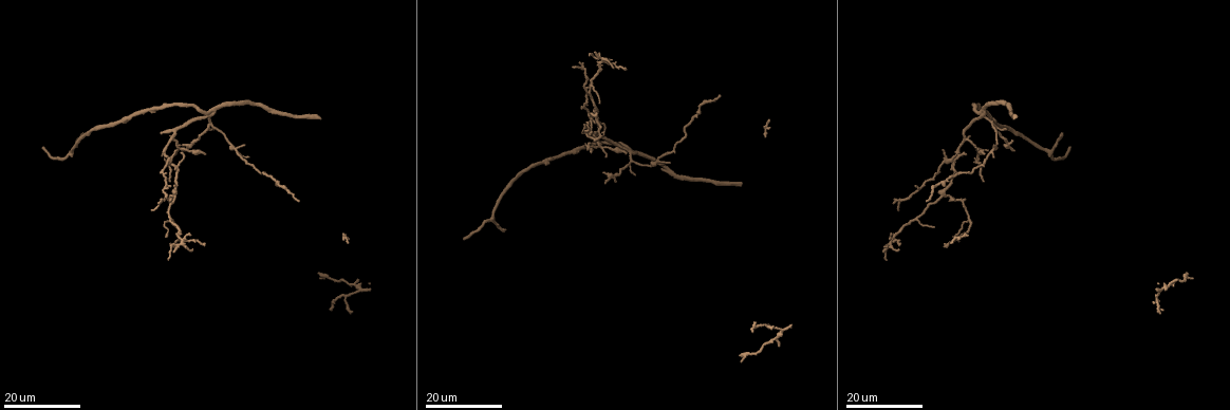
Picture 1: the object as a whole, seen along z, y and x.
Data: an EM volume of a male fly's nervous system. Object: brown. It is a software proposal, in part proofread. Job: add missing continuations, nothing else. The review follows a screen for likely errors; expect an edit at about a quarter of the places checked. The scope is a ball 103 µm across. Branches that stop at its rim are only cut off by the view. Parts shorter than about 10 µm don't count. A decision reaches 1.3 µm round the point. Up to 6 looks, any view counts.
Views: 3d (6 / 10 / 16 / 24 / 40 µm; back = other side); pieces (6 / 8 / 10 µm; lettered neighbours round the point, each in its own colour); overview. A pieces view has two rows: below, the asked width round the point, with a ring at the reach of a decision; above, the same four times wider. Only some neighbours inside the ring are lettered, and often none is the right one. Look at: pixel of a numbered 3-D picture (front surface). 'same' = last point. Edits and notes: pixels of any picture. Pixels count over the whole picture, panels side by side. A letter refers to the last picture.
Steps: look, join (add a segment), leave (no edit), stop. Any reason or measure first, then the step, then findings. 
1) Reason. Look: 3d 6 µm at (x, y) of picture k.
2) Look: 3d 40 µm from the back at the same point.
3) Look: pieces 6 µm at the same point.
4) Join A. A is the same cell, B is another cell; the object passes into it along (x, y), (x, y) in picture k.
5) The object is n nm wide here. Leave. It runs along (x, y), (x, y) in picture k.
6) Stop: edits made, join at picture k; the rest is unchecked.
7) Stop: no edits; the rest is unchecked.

An open end. Look: 3d 16 µm at (163, 132) of picture 1.

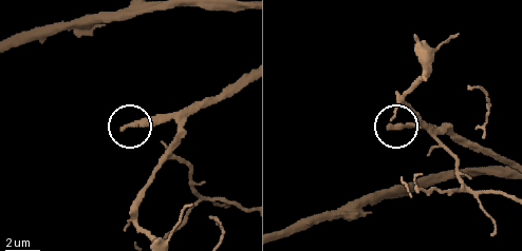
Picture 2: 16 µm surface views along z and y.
Look: pieces 8 µm at (389, 125) of picture 2.

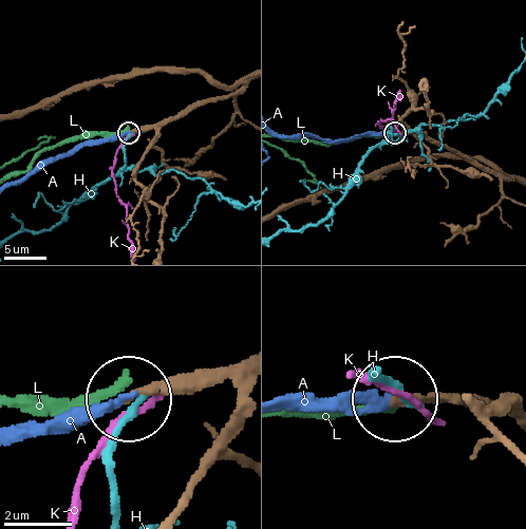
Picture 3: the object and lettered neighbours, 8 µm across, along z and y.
Join A. A is the same cell, H, K and L are other cells; the object passes into it along (150, 127), (87, 140), (42, 161), (13, 182) in picture 3; the neuron continues.

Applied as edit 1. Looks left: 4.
See it whole again. Look: overview.

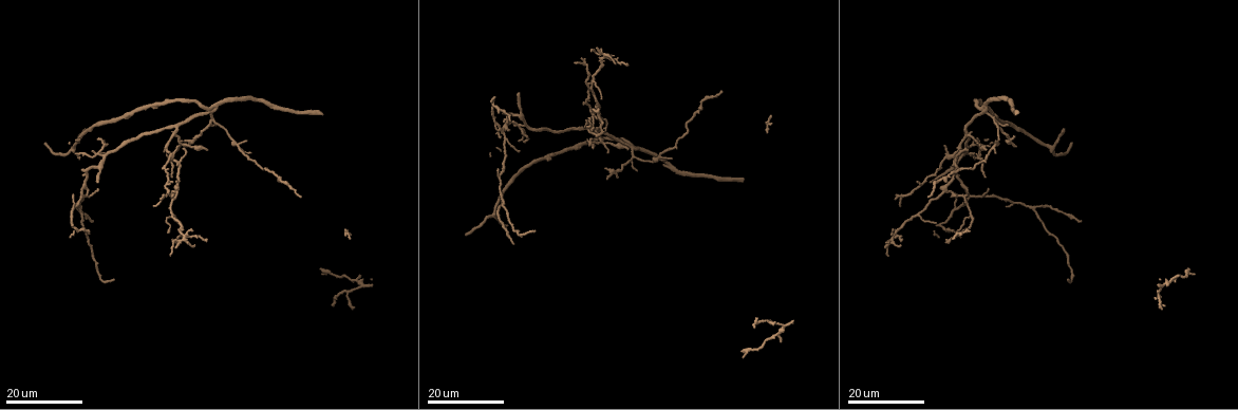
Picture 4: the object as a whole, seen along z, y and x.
Free end. Look: 3d 16 µm at (1016, 145) of picture 4.

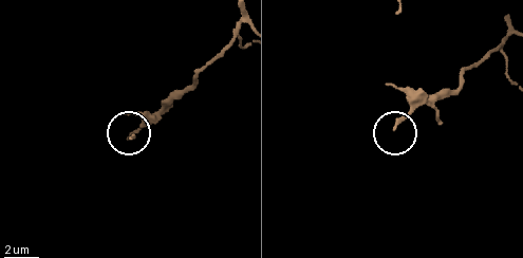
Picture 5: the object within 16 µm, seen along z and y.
Look: pieces 8 µm at (393, 126) of picture 5.

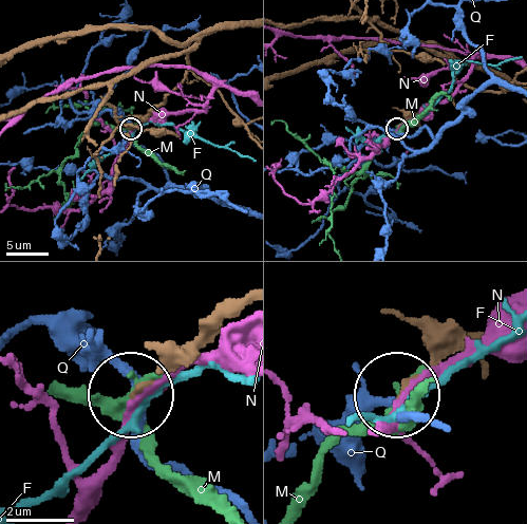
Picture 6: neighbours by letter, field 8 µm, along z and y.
Leave. F, M, N and Q are other cells; it runs along (459, 344), (402, 395) in picture 6; none of them fits.

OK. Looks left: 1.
Stop: edits made, join at picture 3; the rest is unchecked.

